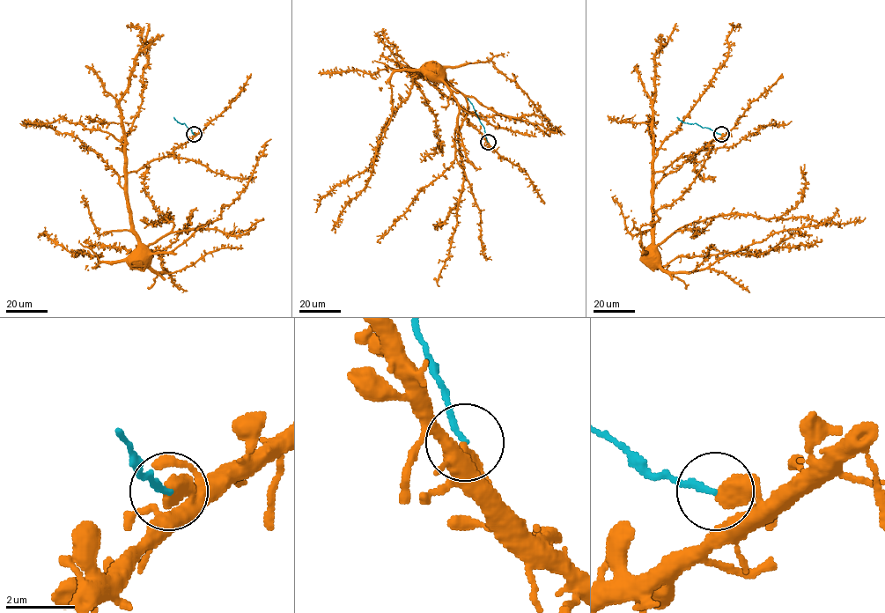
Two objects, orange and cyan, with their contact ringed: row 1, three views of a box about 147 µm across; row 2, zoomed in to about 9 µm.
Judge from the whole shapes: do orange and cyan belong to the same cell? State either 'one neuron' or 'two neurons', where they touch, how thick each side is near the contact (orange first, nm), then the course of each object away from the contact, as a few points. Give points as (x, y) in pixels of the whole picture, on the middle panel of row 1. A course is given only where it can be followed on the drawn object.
two neurons; place (488, 142); calibres 500 and 160 nm; course orange (488, 142), (463, 109), (421, 75), (431, 72), (427, 65); course cyan (488, 142), (484, 127), (468, 98)

